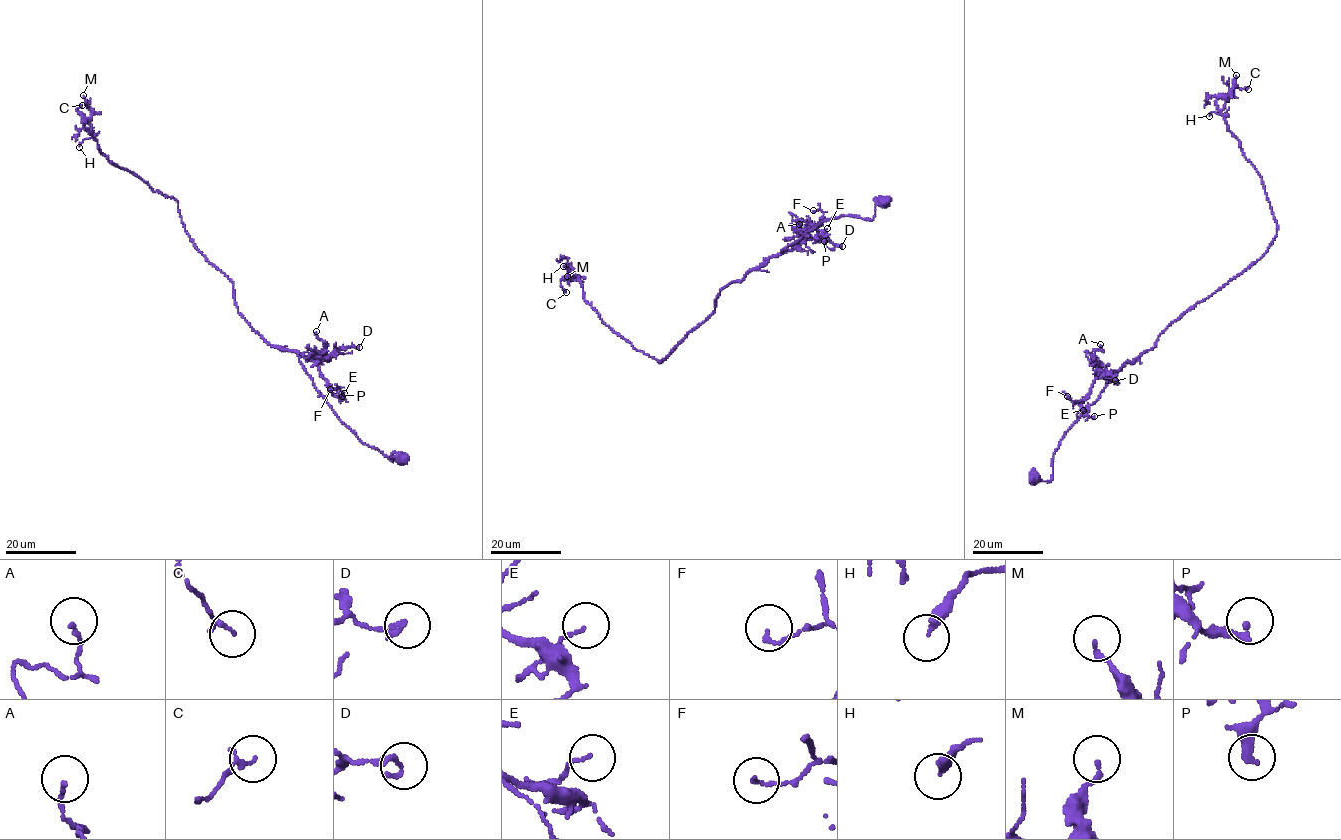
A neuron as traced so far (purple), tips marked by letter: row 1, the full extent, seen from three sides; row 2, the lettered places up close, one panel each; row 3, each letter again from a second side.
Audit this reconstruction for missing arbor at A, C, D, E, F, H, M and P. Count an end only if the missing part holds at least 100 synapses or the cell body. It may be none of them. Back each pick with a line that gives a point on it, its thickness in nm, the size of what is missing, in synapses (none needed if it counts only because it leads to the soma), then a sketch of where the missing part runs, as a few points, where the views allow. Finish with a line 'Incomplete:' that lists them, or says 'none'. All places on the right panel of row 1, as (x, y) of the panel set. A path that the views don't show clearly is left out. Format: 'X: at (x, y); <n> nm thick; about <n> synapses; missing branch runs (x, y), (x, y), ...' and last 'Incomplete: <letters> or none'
Incomplete: none

